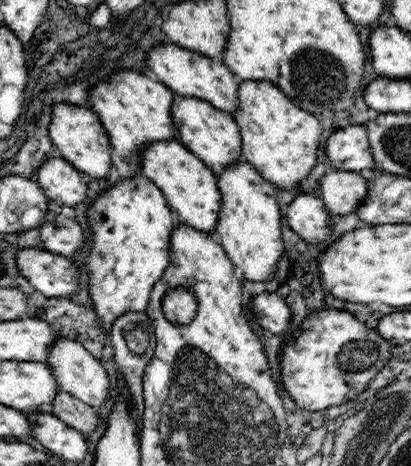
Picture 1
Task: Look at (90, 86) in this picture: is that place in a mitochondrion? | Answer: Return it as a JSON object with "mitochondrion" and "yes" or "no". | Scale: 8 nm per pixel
{"mitochondrion":"no"}

